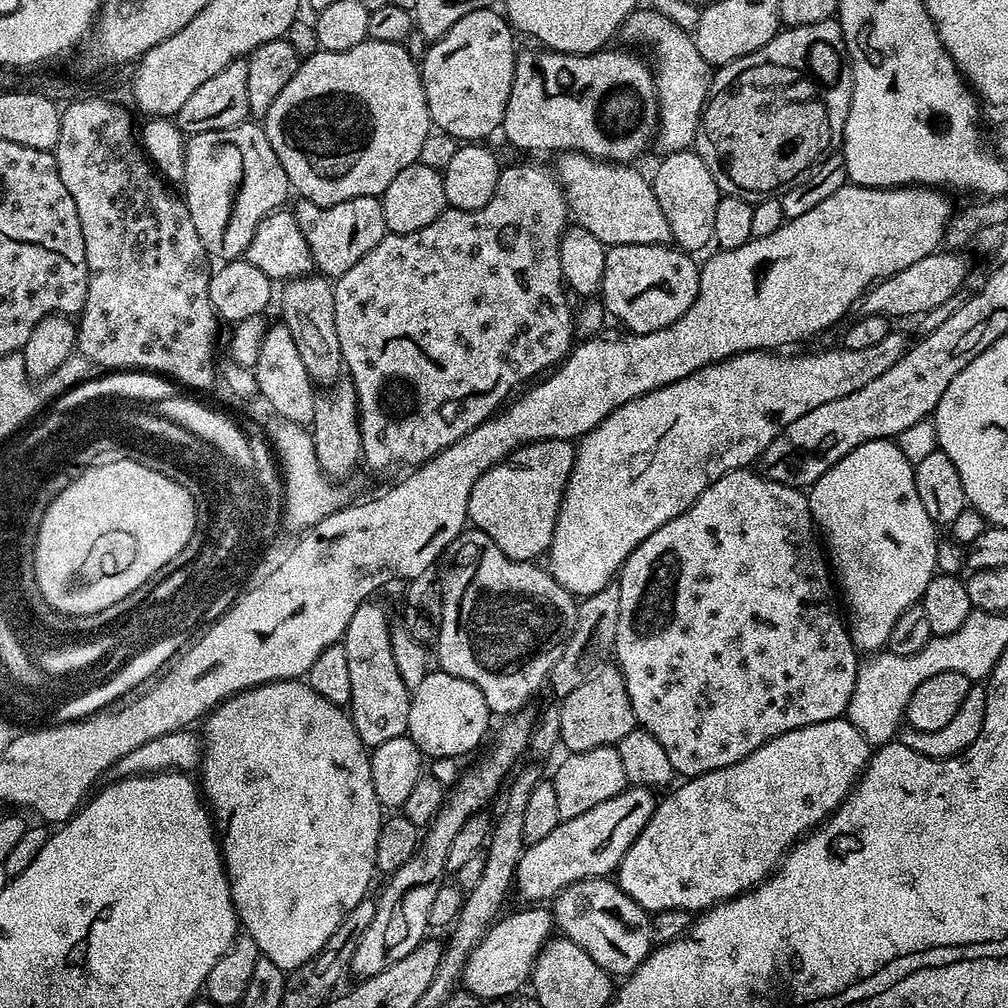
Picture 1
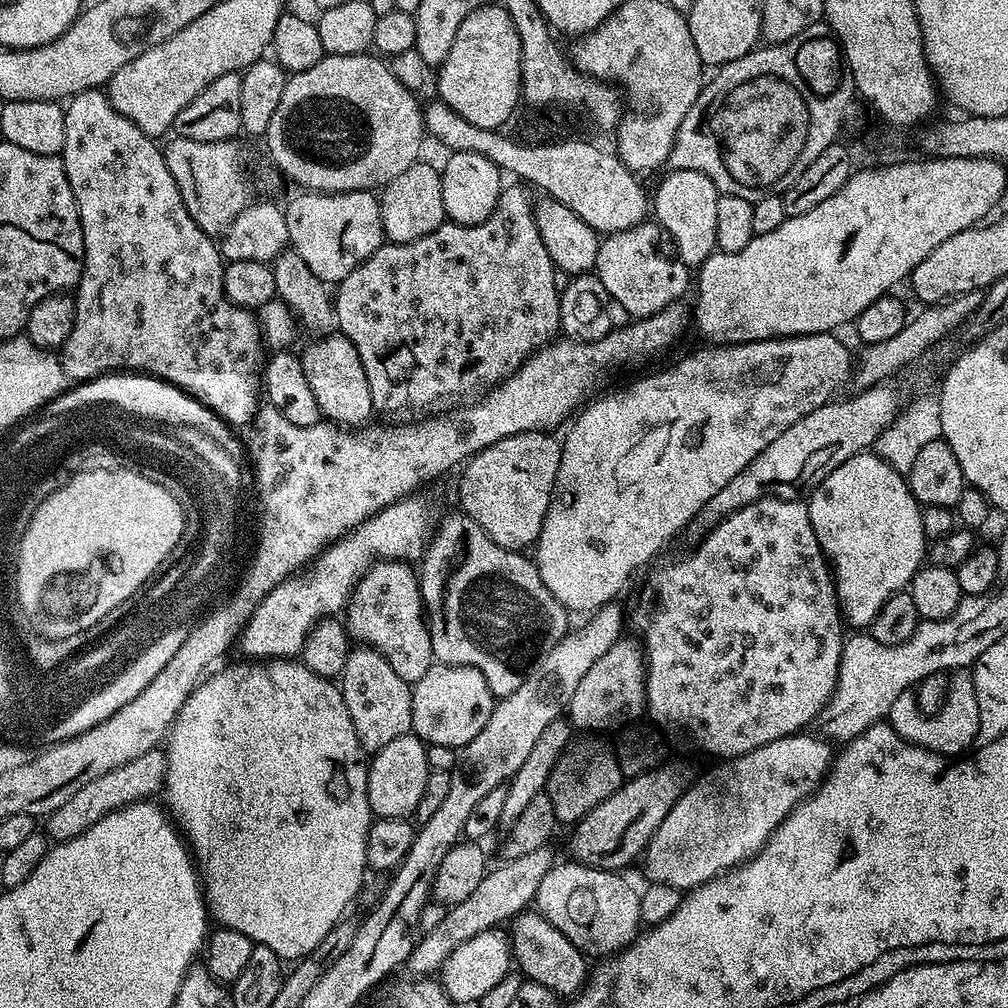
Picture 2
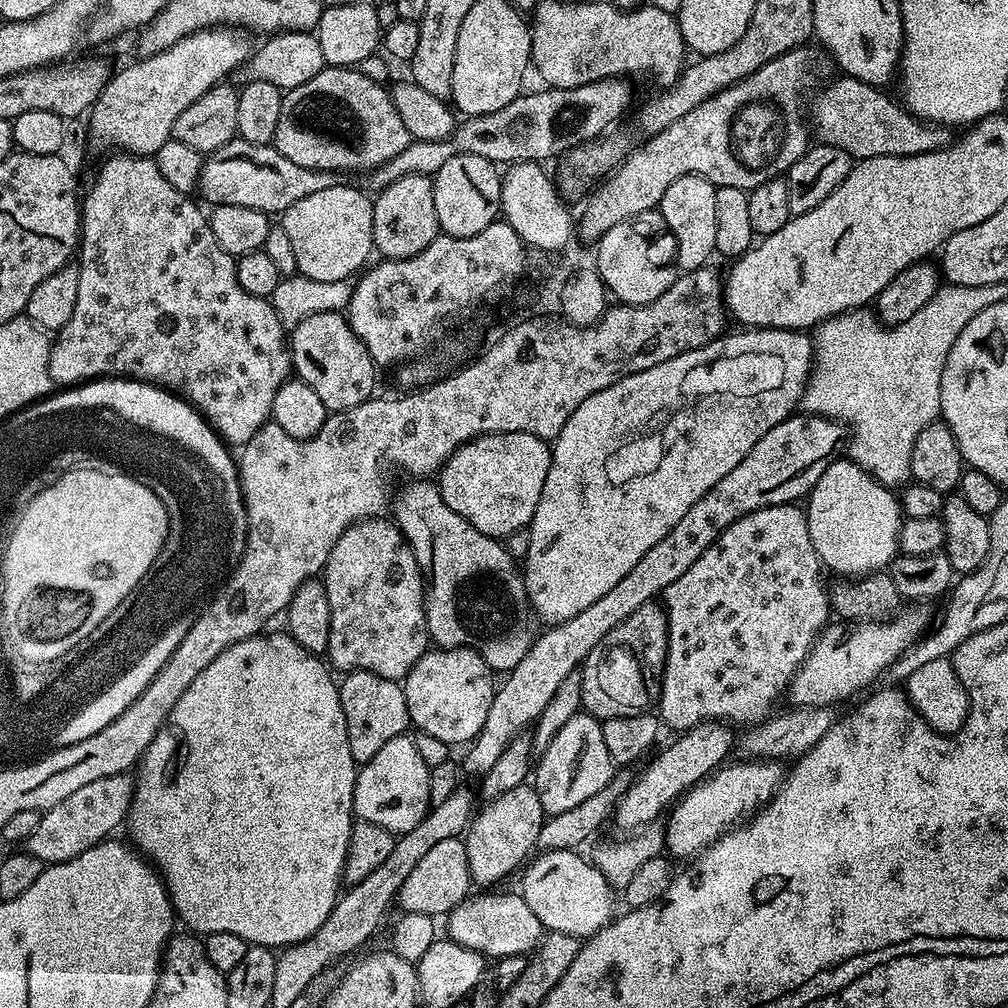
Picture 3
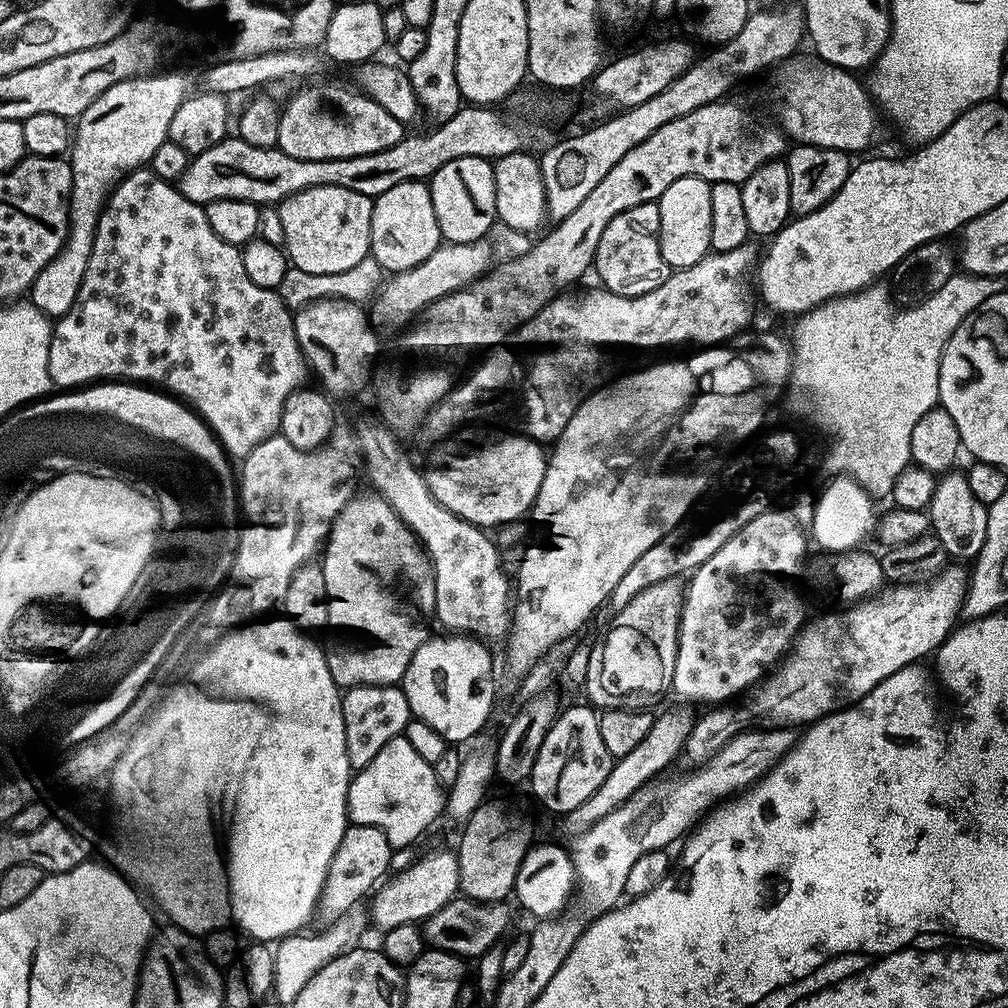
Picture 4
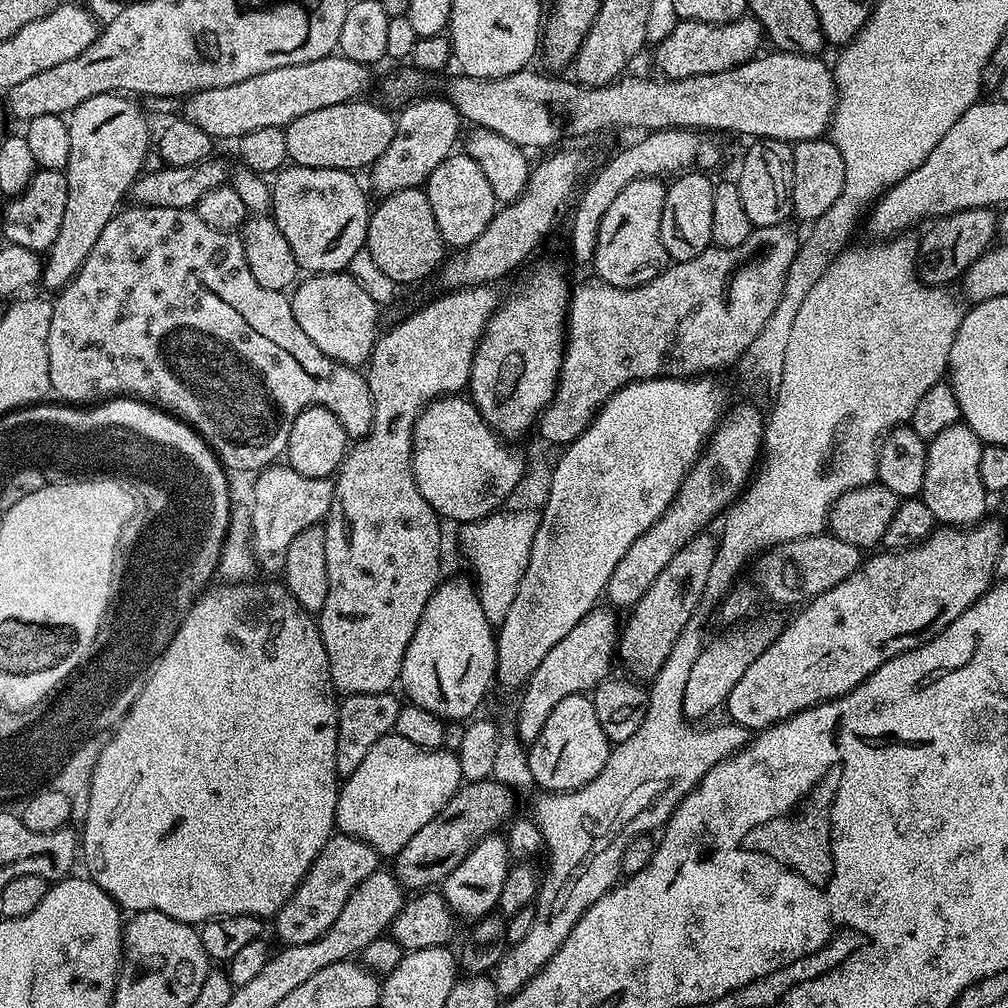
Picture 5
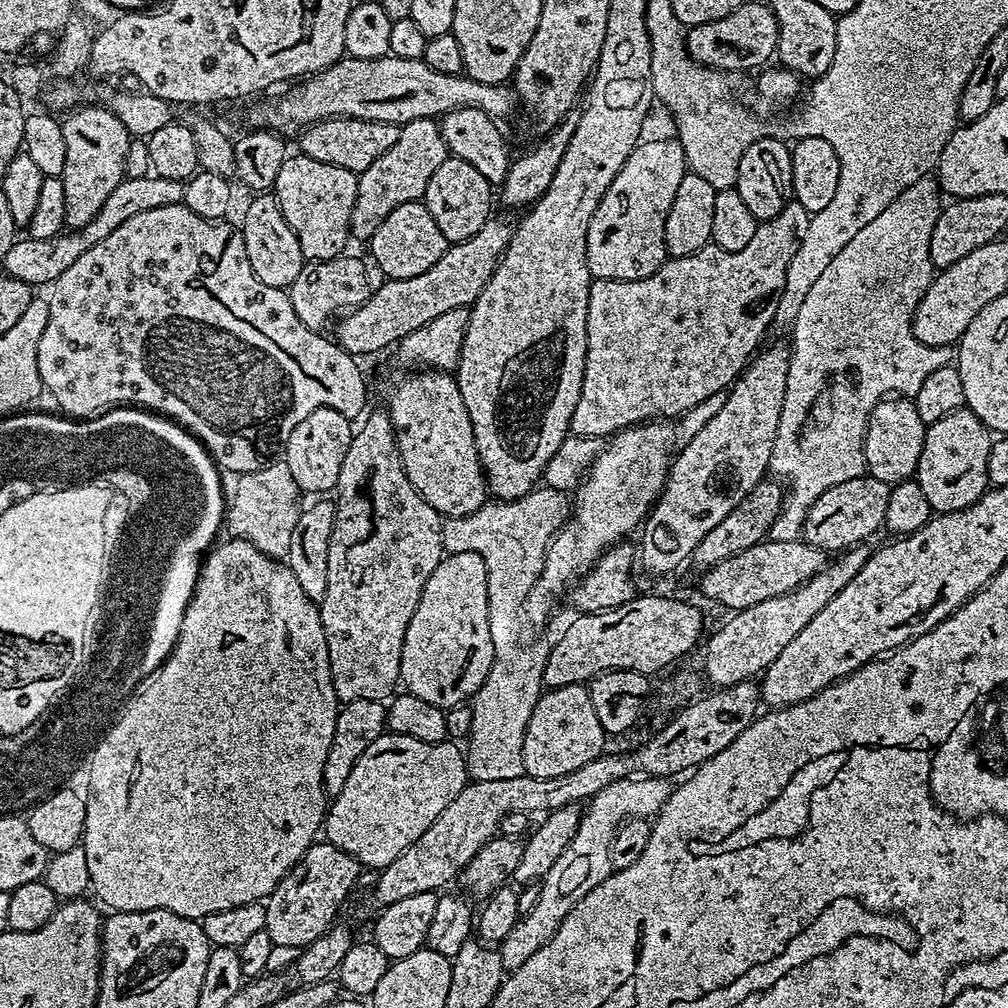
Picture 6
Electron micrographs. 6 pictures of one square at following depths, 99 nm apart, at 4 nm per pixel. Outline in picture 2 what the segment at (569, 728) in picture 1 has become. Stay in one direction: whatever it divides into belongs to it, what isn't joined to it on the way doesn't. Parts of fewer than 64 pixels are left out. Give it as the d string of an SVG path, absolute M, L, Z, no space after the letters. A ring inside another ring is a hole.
M621 638L586 670L582 682L578 682L578 690L570 698L566 709L567 719L573 729L588 732L593 728L596 732L604 732L607 728L619 729L629 722L636 722L646 712L646 690L644 689L643 647L635 639ZM633 640L633 641L632 641ZM628 720L628 721L627 721ZM620 724L620 725L619 725Z

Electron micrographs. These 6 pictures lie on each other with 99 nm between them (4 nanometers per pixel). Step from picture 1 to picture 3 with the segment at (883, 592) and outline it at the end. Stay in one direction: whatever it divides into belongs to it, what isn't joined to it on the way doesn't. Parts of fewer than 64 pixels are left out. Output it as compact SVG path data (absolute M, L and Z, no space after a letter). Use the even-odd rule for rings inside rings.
M841 458L828 467L826 474L818 478L806 497L806 511L810 526L810 542L818 554L821 565L829 573L837 572L840 578L863 578L873 572L883 572L898 555L902 509L897 493L879 484L866 470L862 470L851 458Z

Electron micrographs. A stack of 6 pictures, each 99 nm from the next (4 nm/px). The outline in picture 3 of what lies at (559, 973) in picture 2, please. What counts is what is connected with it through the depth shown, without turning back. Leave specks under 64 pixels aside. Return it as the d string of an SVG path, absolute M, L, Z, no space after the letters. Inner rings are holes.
M515 891L490 896L469 895L447 914L446 921L448 921L447 939L458 942L458 946L466 946L485 958L528 956L539 949L546 936L542 922L530 910L523 897Z

